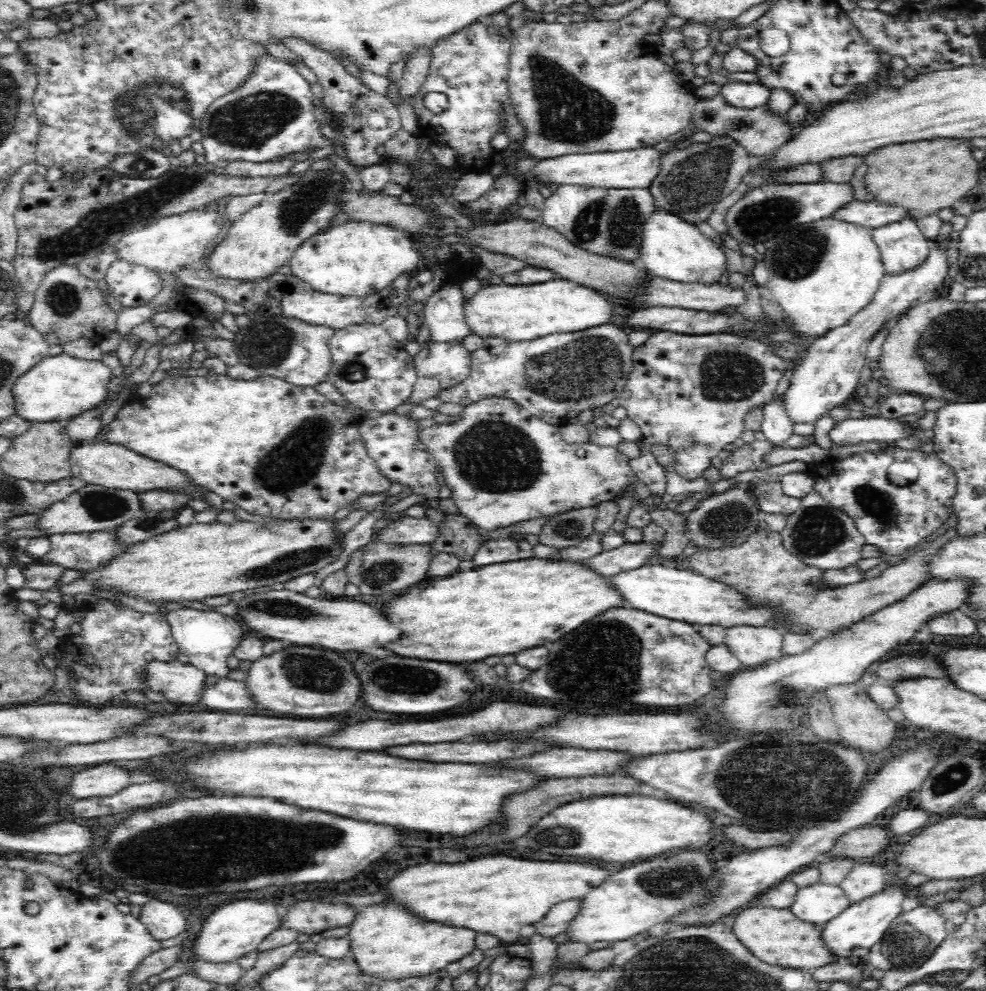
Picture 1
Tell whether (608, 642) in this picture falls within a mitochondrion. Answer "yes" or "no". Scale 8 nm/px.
yes

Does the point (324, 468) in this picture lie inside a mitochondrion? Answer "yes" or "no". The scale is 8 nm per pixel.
no

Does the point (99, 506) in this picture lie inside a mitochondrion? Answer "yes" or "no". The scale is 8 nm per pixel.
yes

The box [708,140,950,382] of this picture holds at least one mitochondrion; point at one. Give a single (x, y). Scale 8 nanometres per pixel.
(755, 219)

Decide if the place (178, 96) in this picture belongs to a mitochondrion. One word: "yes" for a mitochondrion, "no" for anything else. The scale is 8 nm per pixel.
yes

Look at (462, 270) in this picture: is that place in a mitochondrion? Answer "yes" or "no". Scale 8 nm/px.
no

